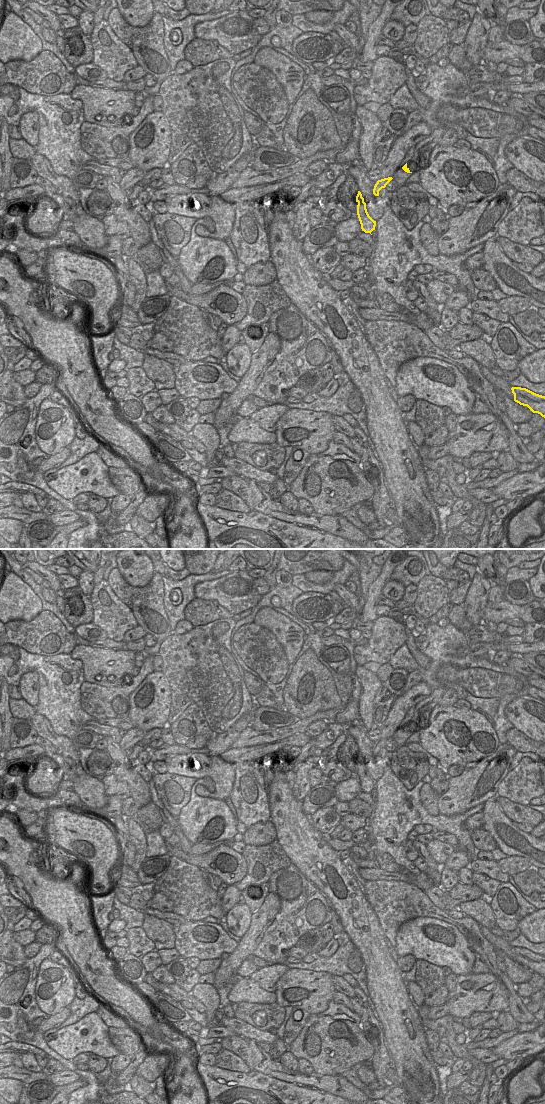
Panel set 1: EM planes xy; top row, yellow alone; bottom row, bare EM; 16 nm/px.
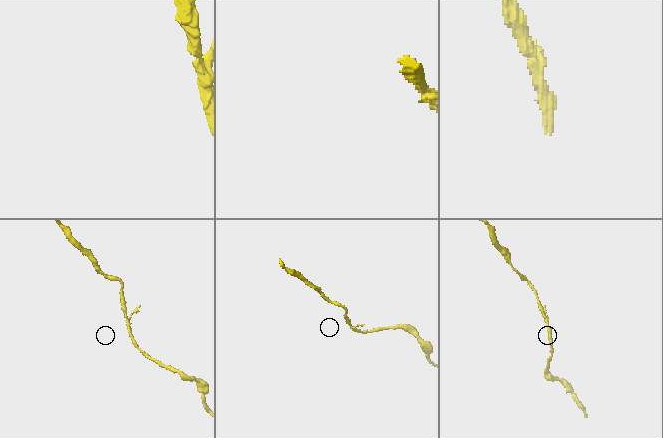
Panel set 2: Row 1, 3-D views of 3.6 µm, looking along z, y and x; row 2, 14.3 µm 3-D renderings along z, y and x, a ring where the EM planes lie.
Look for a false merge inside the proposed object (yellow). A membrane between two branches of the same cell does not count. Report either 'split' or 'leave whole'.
leave whole

